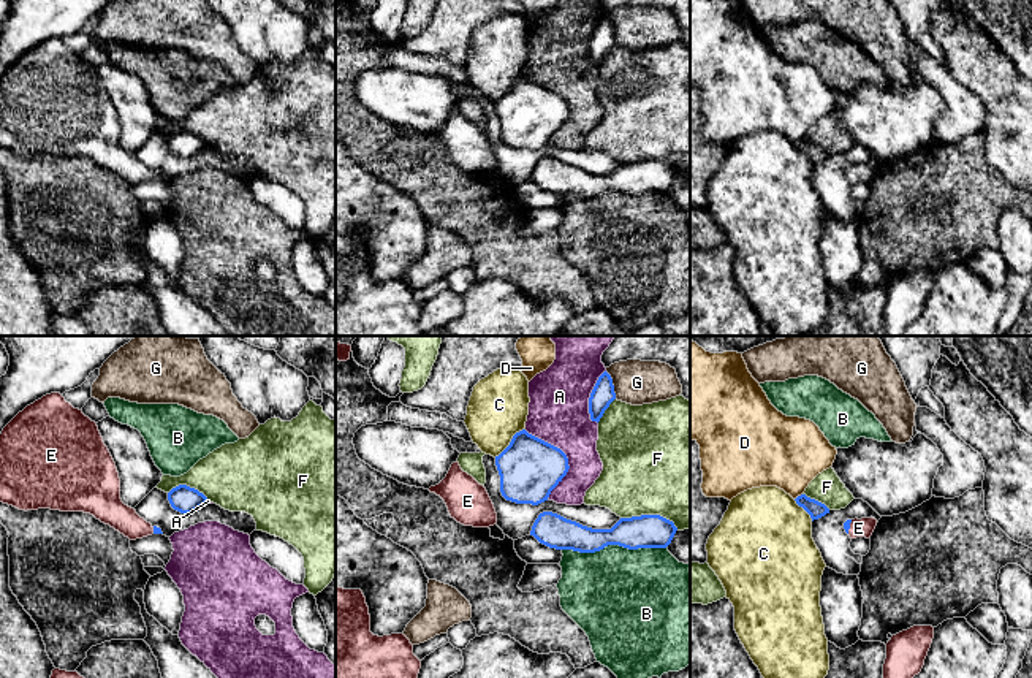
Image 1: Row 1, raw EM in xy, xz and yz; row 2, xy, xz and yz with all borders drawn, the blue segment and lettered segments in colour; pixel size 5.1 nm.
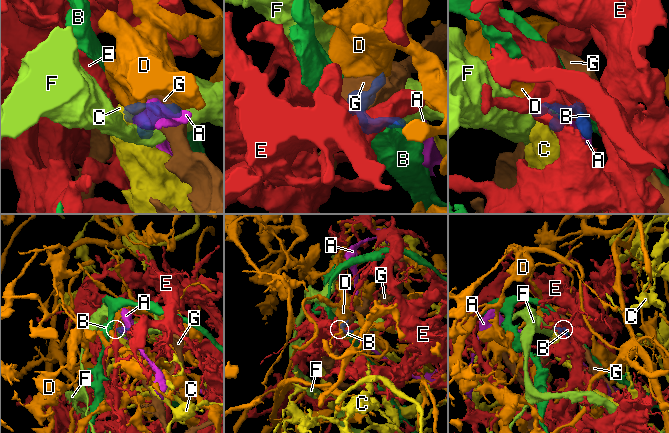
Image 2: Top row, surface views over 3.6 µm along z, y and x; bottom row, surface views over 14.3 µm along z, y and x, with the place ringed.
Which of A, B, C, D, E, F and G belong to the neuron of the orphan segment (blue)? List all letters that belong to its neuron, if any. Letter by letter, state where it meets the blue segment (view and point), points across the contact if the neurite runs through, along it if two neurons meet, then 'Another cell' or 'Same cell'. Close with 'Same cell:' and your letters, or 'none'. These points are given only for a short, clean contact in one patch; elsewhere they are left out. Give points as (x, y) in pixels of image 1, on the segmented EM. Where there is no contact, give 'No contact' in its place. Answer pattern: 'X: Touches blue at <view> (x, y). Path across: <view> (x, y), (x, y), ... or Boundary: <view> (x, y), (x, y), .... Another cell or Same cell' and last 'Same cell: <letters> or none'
A: Touches blue at xz (565, 457). Another cell
B: Touches blue at xz (613, 544). Another cell
C: Touches blue at xz (510, 442). Boundary: xz (524, 428), (494, 457). Another cell
D: Touches blue at yz (798, 496). Boundary: yz (801, 493), (795, 499). Another cell
E: Touches blue at yz (849, 526). Path across: yz (847, 523), (849, 526), (858, 528). Same cell
F: Touches blue at xz (651, 515). Another cell
G: Touches blue at xz (613, 385). Boundary: xz (605, 371), (611, 379), (616, 398). Another cell
Same cell: E

